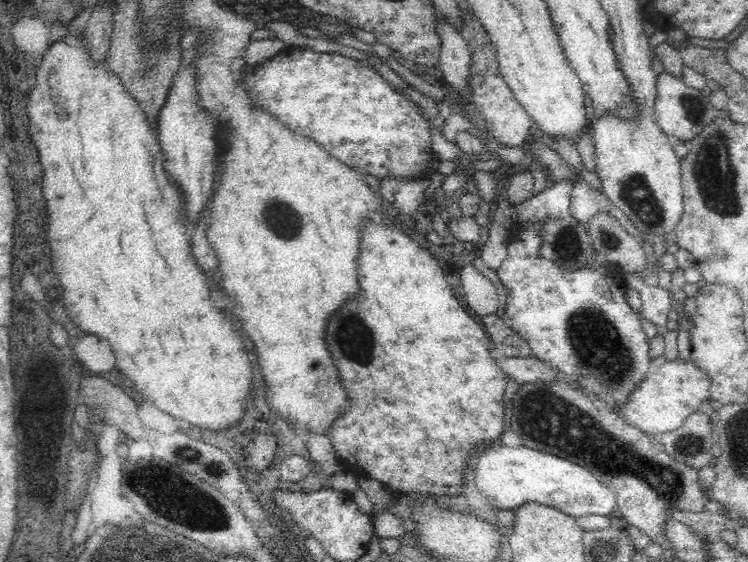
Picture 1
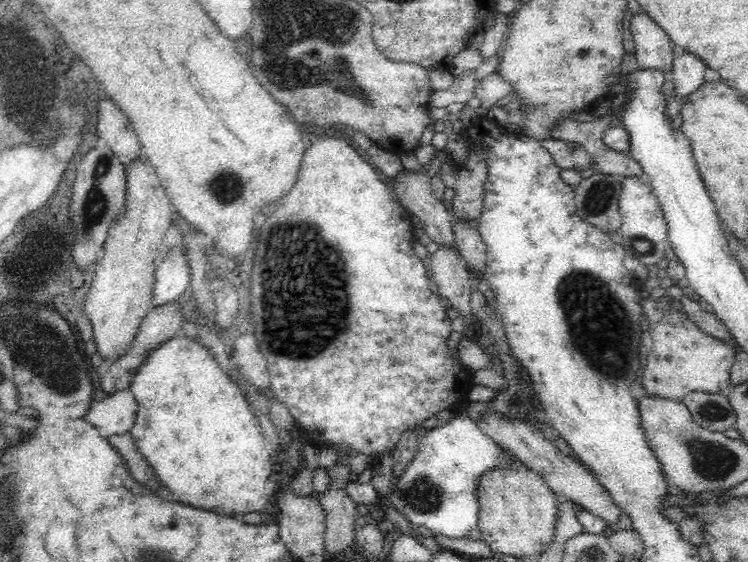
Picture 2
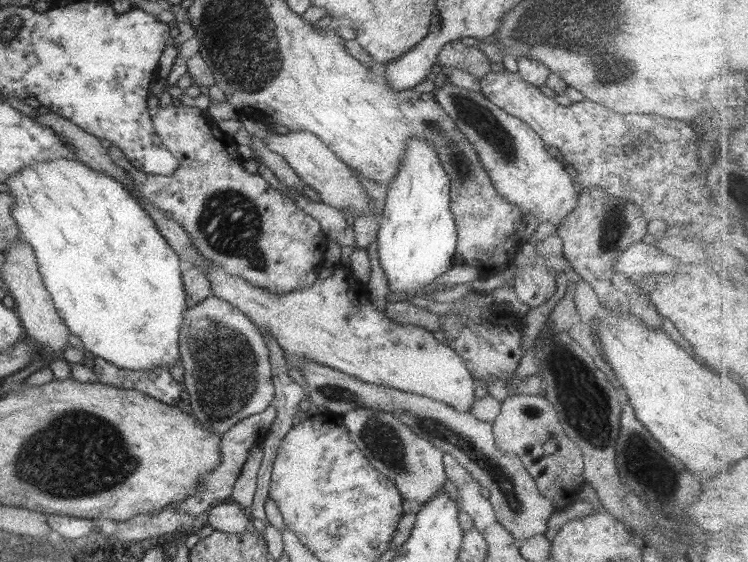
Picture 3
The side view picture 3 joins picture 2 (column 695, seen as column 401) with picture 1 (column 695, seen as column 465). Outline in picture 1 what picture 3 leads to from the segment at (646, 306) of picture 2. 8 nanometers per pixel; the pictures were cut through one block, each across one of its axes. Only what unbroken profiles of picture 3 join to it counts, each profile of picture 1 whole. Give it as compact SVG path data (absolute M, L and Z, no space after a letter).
M680 357L670 359L648 372L639 387L630 394L630 400L624 406L618 406L616 414L620 413L626 418L624 422L640 429L643 433L659 437L671 430L676 430L692 413L700 410L702 402L709 402L708 388L710 388L710 375L702 371L694 361L686 362Z

